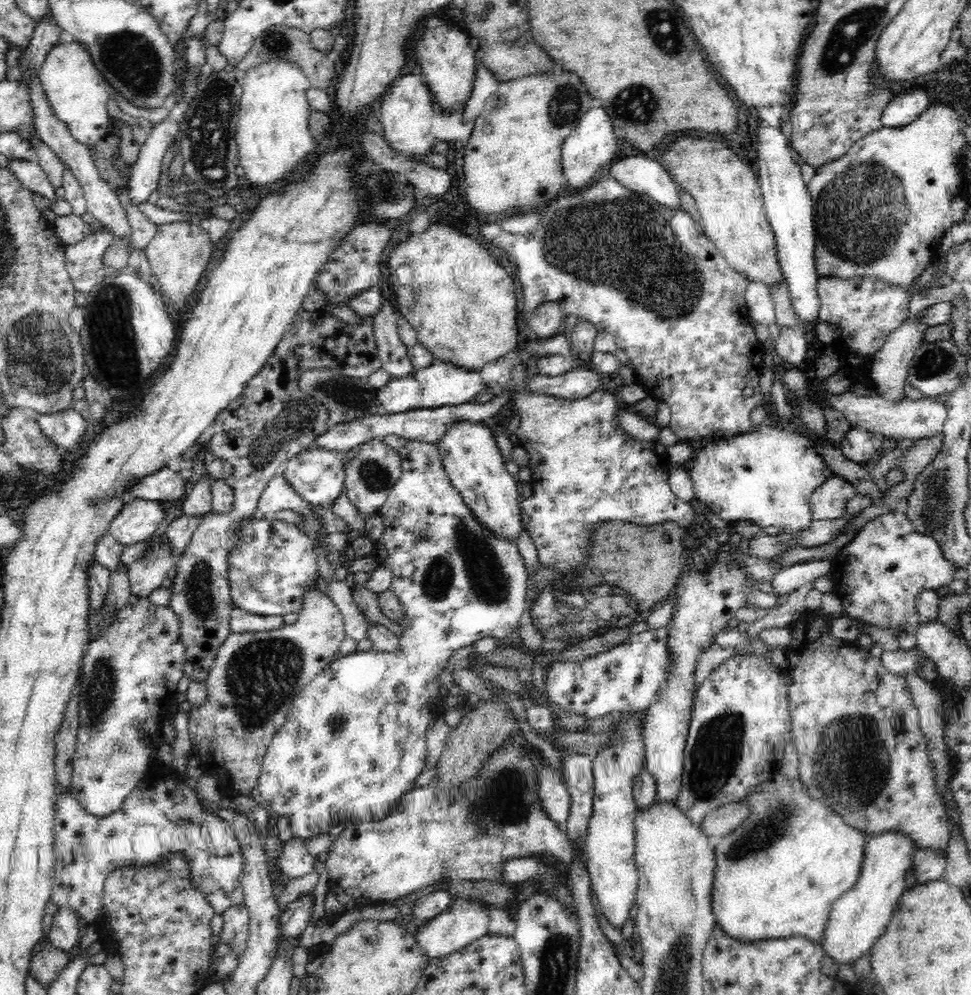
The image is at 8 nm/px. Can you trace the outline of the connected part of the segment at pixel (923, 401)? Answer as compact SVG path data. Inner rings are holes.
M850 392L841 394L827 394L825 402L843 412L847 420L858 428L866 429L871 434L883 436L885 440L902 441L910 439L914 442L936 436L943 429L947 419L946 403L936 400L934 397L924 397L919 400L911 400L907 397L901 401L888 401L876 394L872 397L856 396Z

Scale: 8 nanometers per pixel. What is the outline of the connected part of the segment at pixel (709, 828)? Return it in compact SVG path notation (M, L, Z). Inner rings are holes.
M734 802L711 811L707 814L700 826L700 829L708 835L711 840L718 840L742 824L751 812L751 807L747 802Z

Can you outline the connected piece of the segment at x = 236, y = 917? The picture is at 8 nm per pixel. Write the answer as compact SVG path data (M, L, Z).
M236 904L226 909L222 917L224 927L220 932L220 942L228 944L230 953L239 957L247 947L250 915L244 904Z

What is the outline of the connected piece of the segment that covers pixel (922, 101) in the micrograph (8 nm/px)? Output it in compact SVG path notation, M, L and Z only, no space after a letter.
M914 89L907 94L896 94L893 102L882 111L883 126L898 128L913 123L922 112L928 110L930 98L926 90Z

